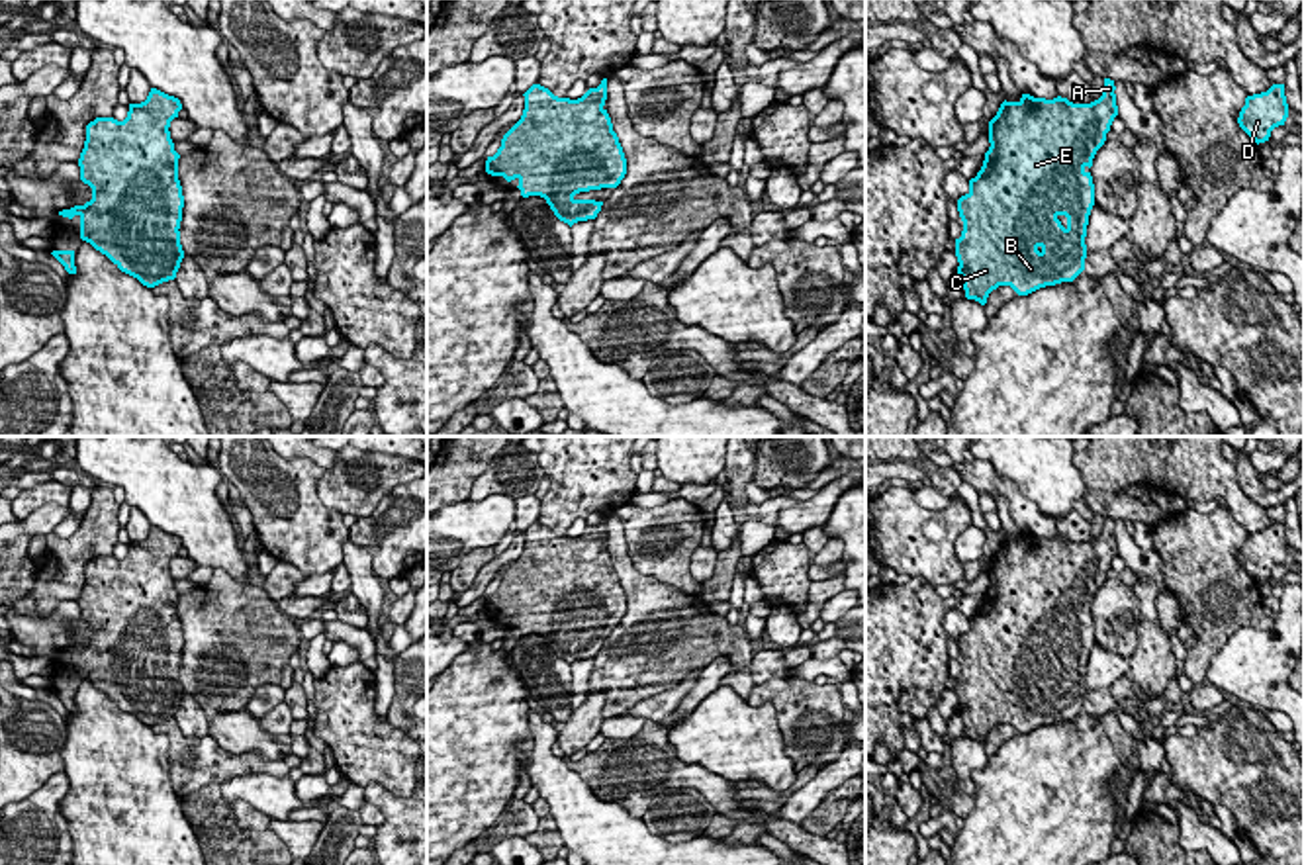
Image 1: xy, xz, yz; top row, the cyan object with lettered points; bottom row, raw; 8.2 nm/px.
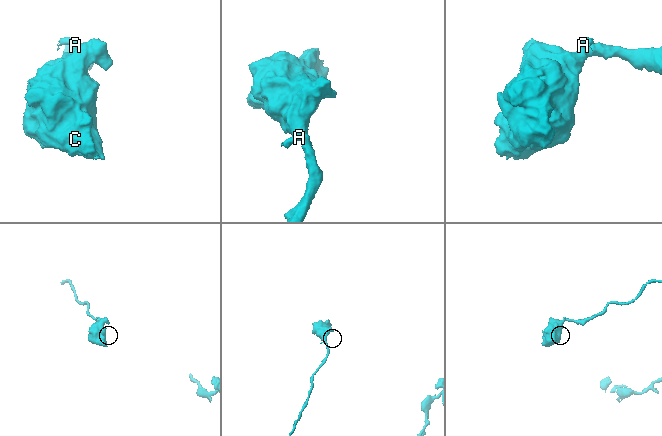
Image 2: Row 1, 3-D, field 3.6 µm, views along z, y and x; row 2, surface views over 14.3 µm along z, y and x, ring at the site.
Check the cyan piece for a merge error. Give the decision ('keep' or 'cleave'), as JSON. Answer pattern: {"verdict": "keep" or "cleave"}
{"verdict": "keep"}

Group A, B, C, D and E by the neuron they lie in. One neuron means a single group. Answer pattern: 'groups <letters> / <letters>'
groups A B C D E

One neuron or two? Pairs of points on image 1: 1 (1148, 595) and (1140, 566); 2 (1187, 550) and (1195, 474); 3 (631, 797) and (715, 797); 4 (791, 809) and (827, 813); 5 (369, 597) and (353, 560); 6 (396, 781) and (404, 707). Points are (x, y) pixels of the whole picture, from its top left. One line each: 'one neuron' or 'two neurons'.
1: one neuron
2: two neurons
3: one neuron
4: two neurons
5: one neuron
6: two neurons

